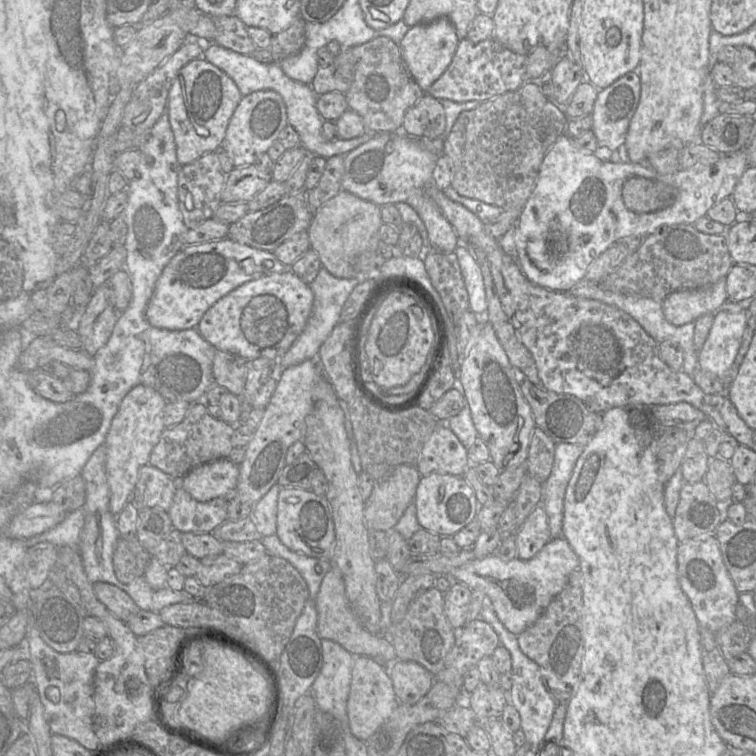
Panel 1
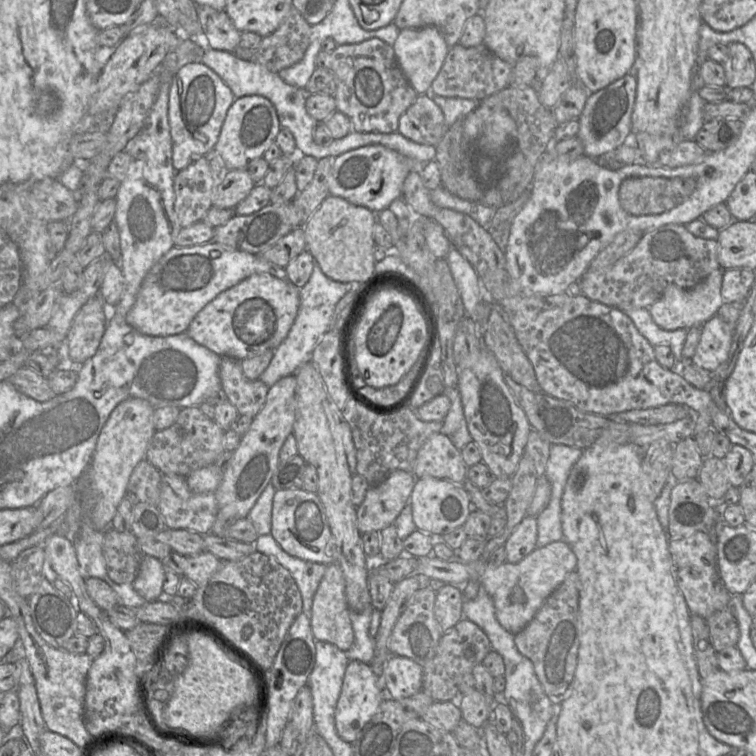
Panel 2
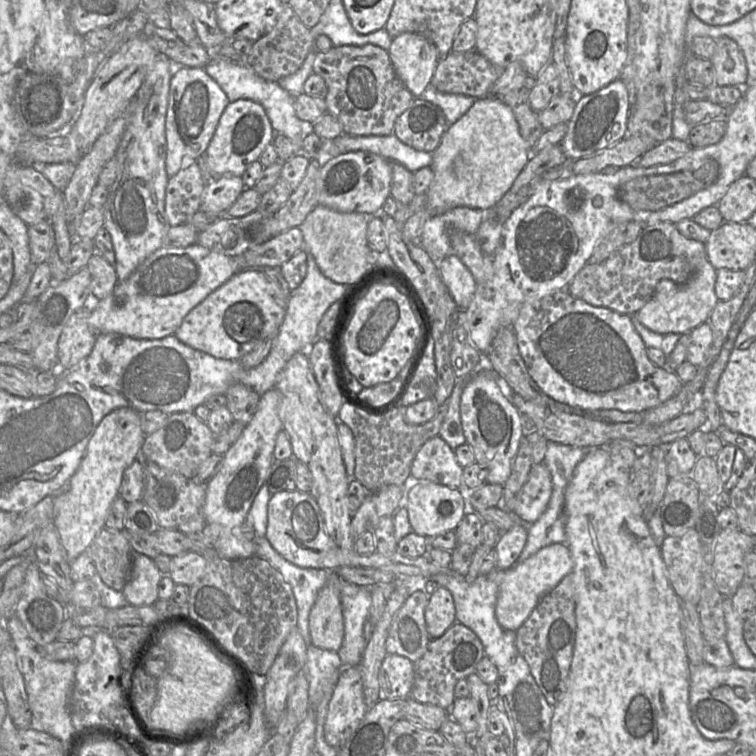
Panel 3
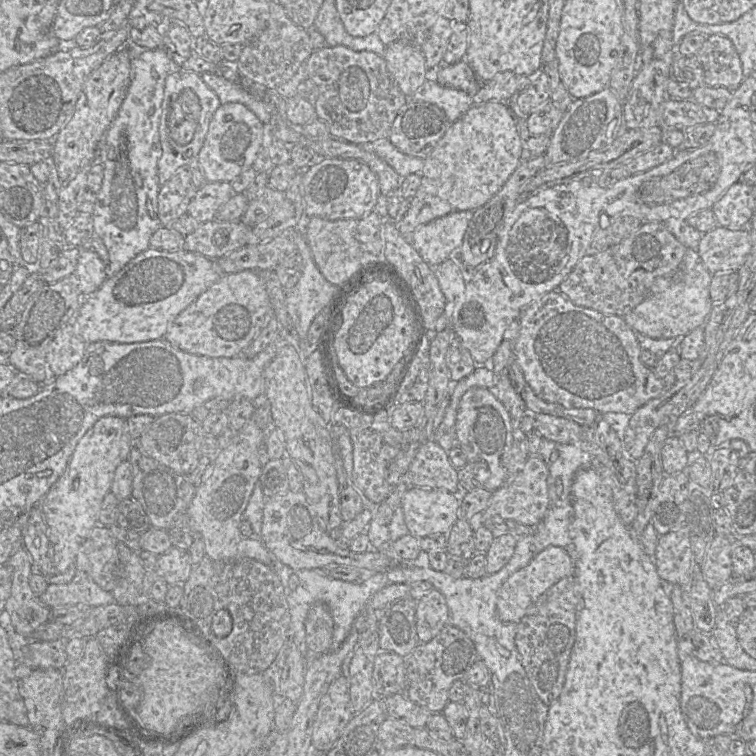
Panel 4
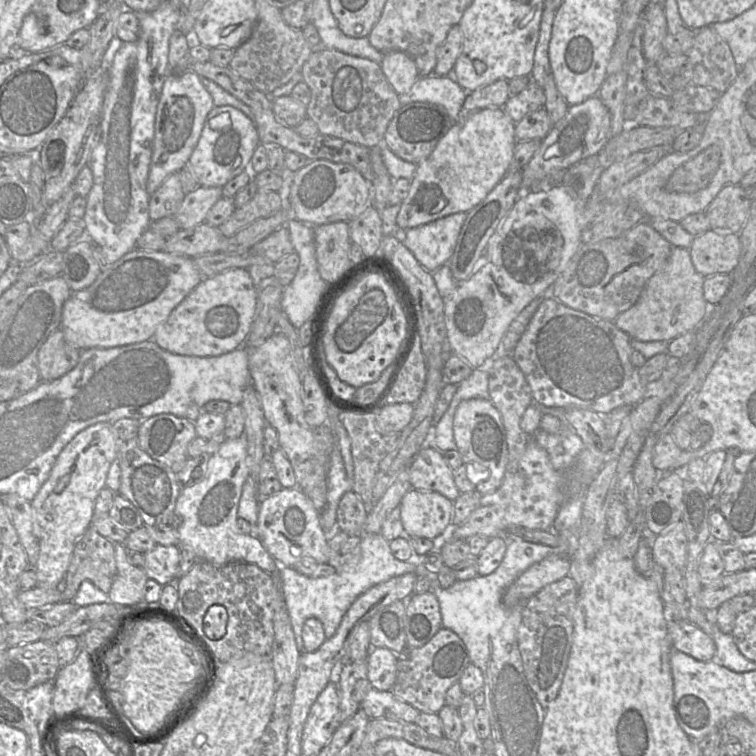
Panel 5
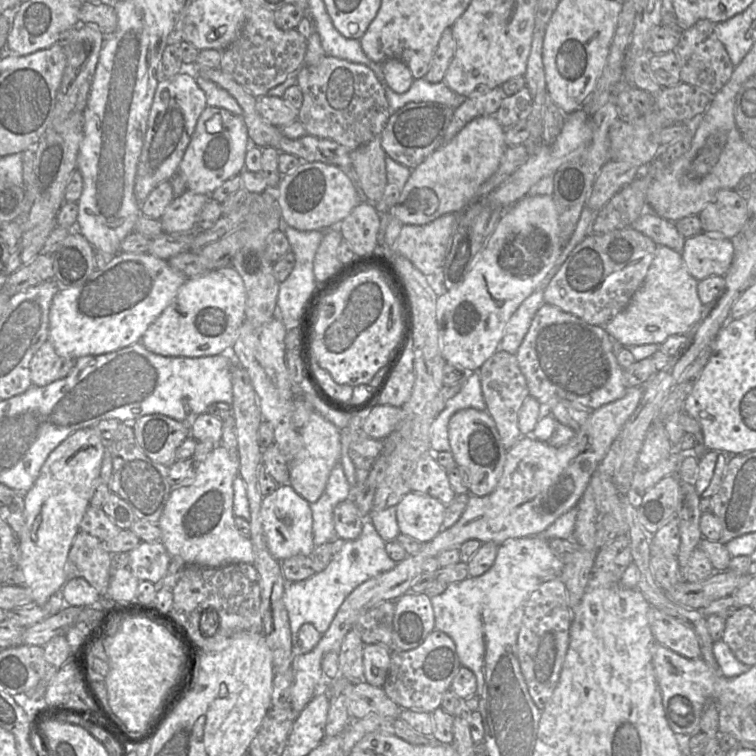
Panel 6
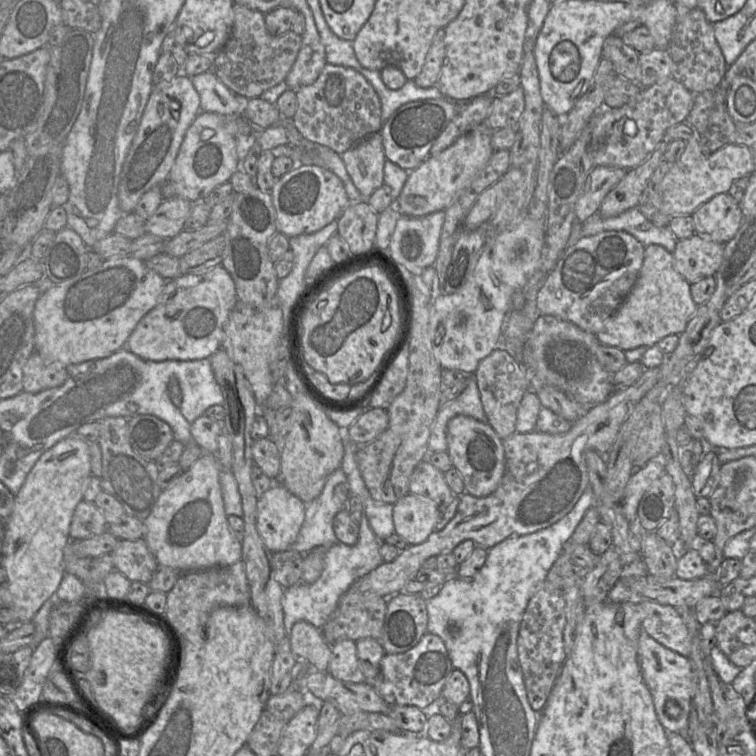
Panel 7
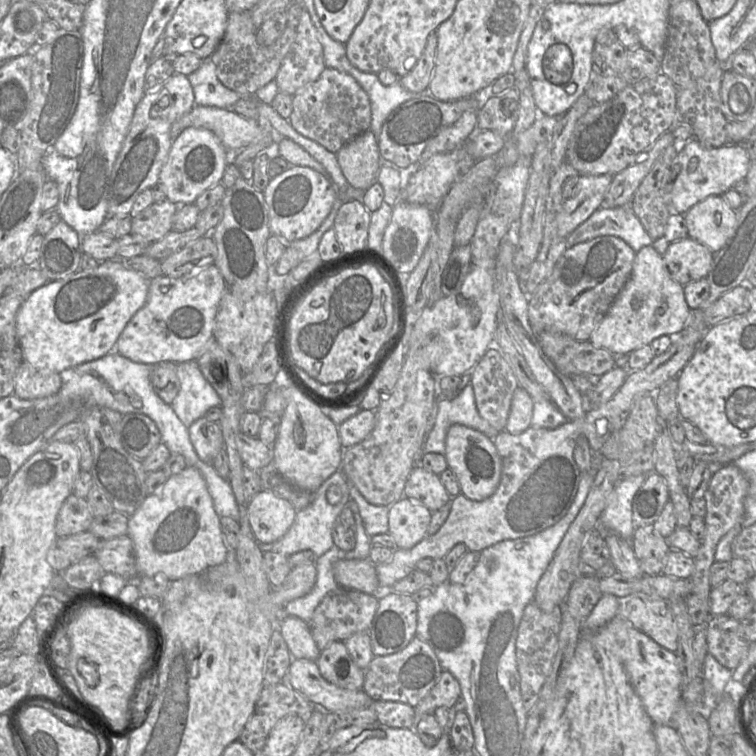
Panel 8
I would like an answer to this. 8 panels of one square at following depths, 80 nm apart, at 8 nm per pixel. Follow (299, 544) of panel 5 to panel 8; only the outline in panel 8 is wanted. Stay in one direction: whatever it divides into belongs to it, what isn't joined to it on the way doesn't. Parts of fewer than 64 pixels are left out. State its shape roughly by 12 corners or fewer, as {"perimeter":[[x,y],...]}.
{"perimeter":[[270,490],[247,503],[258,543],[277,541],[297,510]]}

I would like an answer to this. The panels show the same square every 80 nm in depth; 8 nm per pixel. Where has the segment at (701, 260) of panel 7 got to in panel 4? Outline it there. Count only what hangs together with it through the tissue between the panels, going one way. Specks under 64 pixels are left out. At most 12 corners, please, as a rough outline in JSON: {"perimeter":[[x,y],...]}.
{"perimeter":[[717,226],[696,251],[714,275],[737,272],[751,247],[747,228]]}

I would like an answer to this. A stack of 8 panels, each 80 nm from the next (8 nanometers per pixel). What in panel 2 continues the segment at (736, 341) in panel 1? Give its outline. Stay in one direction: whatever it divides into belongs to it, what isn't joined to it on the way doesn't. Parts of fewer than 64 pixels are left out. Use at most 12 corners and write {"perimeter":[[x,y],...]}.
{"perimeter":[[718,315],[702,325],[691,363],[715,371],[734,329]]}

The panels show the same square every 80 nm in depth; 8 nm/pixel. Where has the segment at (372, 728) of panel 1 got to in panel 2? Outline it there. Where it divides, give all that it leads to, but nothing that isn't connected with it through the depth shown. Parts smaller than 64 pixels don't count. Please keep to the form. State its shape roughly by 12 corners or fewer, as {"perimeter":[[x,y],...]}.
{"perimeter":[[349,661],[335,709],[353,743],[384,698],[372,665]]}

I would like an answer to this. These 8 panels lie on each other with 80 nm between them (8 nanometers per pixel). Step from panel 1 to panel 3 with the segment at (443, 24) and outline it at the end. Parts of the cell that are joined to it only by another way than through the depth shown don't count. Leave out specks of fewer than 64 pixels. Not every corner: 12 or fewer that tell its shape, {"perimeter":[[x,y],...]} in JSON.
{"perimeter":[[406,32],[388,49],[394,70],[416,98],[440,60],[426,37]]}

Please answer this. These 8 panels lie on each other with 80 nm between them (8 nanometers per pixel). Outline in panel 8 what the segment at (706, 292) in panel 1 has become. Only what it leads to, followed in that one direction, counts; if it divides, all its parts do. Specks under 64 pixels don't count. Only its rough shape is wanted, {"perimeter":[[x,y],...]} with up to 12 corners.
{"perimeter":[[636,252],[589,340],[629,355],[691,312],[662,255]]}

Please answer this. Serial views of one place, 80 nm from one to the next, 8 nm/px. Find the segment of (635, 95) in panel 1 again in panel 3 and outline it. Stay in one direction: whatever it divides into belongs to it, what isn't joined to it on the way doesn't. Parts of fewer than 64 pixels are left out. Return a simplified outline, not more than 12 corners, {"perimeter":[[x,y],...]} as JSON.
{"perimeter":[[627,85],[577,95],[559,145],[589,157],[627,135]]}

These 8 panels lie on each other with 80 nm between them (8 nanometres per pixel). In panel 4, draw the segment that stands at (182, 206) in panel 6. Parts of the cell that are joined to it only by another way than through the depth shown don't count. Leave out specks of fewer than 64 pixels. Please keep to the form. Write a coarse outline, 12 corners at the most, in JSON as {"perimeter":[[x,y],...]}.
{"perimeter":[[207,182],[191,199],[187,214],[211,221],[234,195],[229,182]]}

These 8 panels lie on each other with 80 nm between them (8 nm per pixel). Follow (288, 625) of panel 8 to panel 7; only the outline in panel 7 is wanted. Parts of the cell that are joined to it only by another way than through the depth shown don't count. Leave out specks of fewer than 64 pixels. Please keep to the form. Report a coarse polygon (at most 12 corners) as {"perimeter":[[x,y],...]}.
{"perimeter":[[296,622],[288,636],[309,669],[327,672],[331,657],[321,630]]}

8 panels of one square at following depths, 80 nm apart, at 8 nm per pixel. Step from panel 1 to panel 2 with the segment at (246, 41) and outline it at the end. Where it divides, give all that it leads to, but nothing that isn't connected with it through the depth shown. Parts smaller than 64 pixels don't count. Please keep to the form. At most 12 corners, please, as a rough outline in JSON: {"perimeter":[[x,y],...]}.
{"perimeter":[[199,5],[210,48],[233,52],[241,32],[224,10]]}

